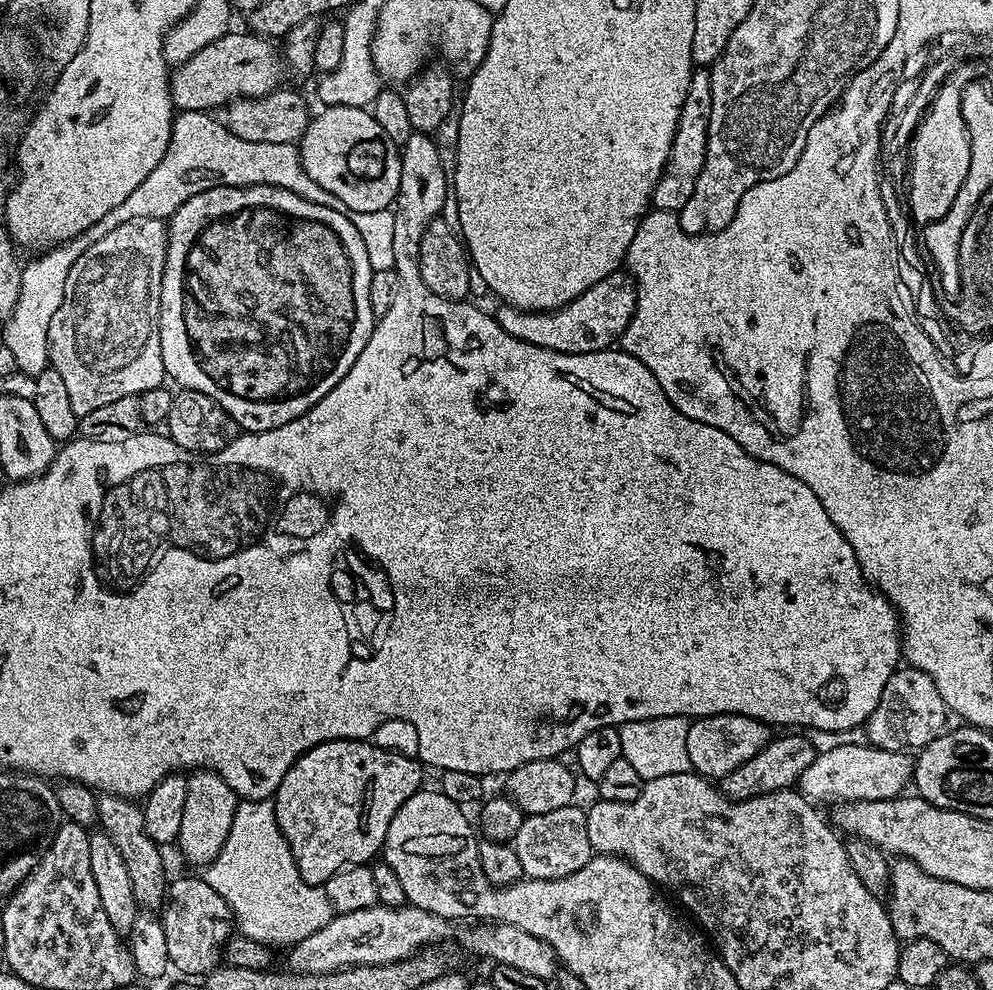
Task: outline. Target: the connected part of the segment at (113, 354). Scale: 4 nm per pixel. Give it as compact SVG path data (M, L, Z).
M134 218L130 222L122 222L122 226L114 226L110 234L98 238L87 250L70 266L70 274L66 278L66 294L62 294L62 306L54 314L50 321L50 334L48 335L48 363L54 370L58 370L62 383L70 397L70 406L74 406L74 414L79 418L90 414L90 410L98 410L98 406L106 406L109 402L115 402L117 398L127 396L139 397L141 392L154 390L165 383L166 373L162 362L162 342L160 341L160 302L154 298L159 293L166 250L168 249L168 225L158 218Z

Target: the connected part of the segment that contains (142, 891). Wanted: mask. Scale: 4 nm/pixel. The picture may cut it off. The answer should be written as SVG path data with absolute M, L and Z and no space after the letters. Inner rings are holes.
M100 794L96 798L98 810L98 824L103 832L108 835L110 842L118 846L122 854L122 863L130 873L130 883L134 889L134 898L137 905L144 910L156 910L163 905L166 879L164 880L164 856L161 845L146 834L144 809L135 799L127 796L113 796ZM156 908L156 909L152 909Z

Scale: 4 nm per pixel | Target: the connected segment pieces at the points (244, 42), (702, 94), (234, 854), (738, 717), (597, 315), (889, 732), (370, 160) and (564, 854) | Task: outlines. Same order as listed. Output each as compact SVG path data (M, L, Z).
M229 30L222 38L210 42L210 46L202 46L194 58L186 62L176 64L171 69L168 77L168 89L172 95L173 109L181 112L207 112L219 110L232 100L237 100L240 96L265 96L277 91L281 87L280 68L282 69L282 52L276 48L271 39L267 36L258 36L251 31L236 32Z
M693 71L690 86L686 90L686 102L682 102L682 110L678 114L678 126L674 134L674 142L670 146L670 158L666 162L664 173L658 178L652 191L652 208L661 208L667 212L679 214L686 206L686 202L690 202L690 194L694 194L698 174L702 174L702 166L706 162L706 142L710 130L710 106L712 105L711 81L711 71Z
M271 799L237 803L226 846L203 869L202 879L230 906L239 935L262 945L291 946L322 930L334 915L323 887L307 884L302 878L276 822L276 806Z
M718 714L693 719L686 741L691 771L705 778L719 778L730 774L730 770L750 762L750 758L754 758L758 750L765 748L773 736L773 729L769 725L742 714Z
M617 270L553 312L523 312L521 308L501 303L494 315L506 334L514 334L522 342L566 354L590 354L611 349L619 341L636 309L637 295L636 281L627 271Z
M901 666L896 669L890 682L886 682L886 690L882 690L882 698L878 706L874 706L874 714L870 714L866 740L874 748L891 752L919 750L945 731L947 724L944 723L948 719L948 707L942 694L938 694L938 686L934 686L934 678L917 668Z
M328 106L323 111L321 116L313 115L309 119L308 129L298 142L300 161L306 174L310 174L310 178L314 178L314 182L318 182L322 190L334 194L334 198L338 198L349 213L391 209L400 181L400 148L397 141L395 144L388 137L388 132L384 129L387 127L381 121L376 120L368 108Z
M570 803L562 806L562 810L550 810L550 814L534 814L522 822L522 833L529 835L530 832L533 832L536 835L525 835L515 845L518 862L522 862L522 870L527 879L566 878L570 874L582 870L582 866L586 866L586 862L592 860L594 853L590 846L590 834L586 834L588 814L583 807L576 807L575 803Z

